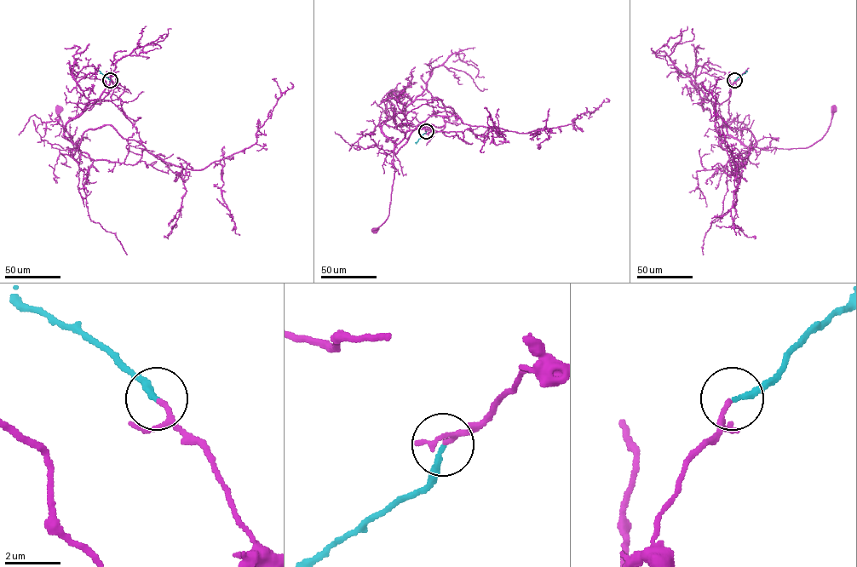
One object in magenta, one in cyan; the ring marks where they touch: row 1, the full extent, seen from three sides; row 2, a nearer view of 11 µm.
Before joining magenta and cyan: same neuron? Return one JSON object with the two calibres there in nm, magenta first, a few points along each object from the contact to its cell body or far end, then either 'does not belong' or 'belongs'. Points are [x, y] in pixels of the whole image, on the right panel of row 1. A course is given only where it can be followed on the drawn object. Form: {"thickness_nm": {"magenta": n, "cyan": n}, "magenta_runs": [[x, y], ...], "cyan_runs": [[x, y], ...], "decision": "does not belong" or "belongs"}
{"thickness_nm": {"magenta": 110, "cyan": 190}, "magenta_runs": [[734, 80], [725, 125], [728, 134], [748, 147], [809, 147], [825, 133], [834, 110]], "cyan_runs": [[734, 80], [746, 71]], "decision": "belongs"}

